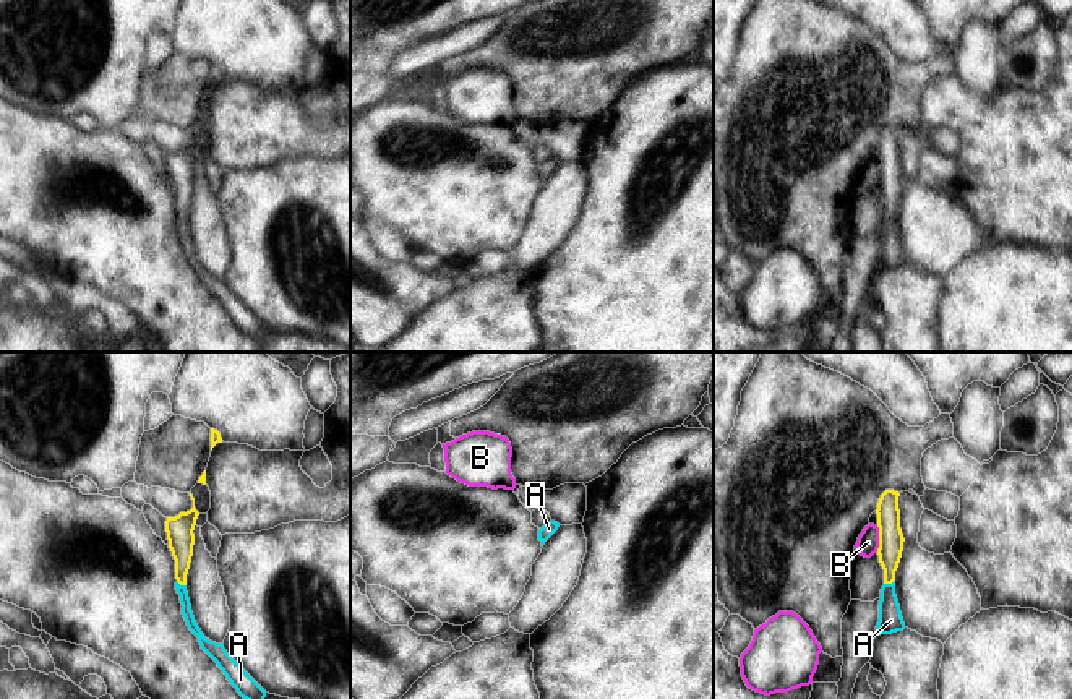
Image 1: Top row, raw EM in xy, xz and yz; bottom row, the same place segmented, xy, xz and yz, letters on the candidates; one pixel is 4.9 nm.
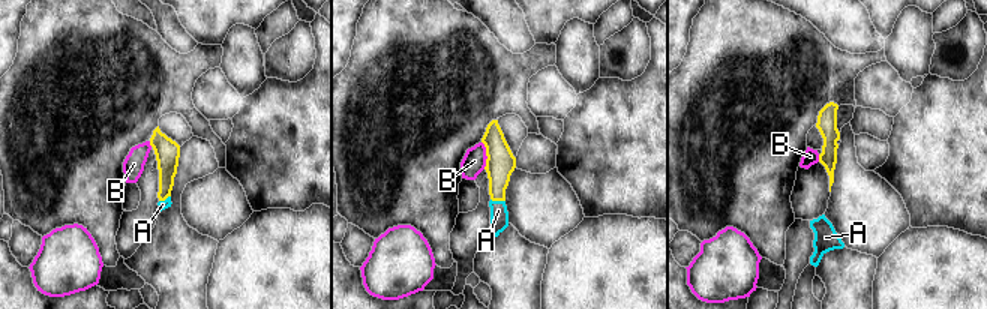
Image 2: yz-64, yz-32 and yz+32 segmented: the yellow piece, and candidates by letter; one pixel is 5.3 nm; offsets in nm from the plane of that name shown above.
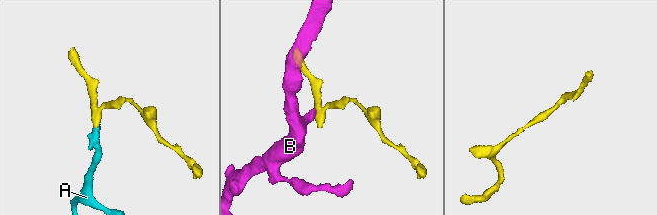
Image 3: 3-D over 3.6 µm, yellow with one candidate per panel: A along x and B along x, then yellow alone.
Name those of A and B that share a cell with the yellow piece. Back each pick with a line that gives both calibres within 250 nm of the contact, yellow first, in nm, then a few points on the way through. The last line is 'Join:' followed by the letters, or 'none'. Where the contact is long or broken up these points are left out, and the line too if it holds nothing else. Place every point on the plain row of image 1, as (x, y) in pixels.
A: 130/120 nm | across yz (891, 175), (889, 219), (891, 257)
Join: A

